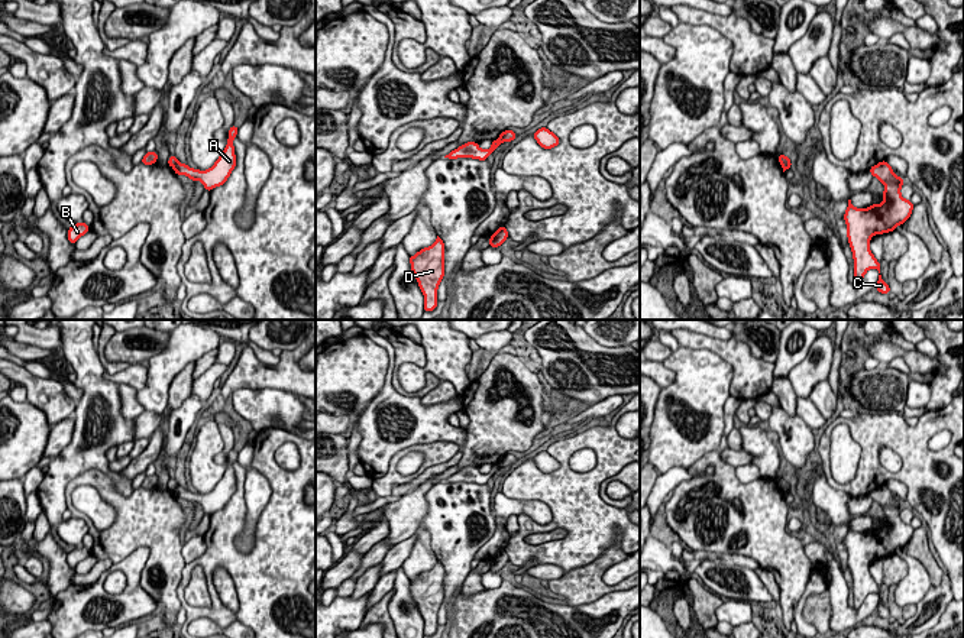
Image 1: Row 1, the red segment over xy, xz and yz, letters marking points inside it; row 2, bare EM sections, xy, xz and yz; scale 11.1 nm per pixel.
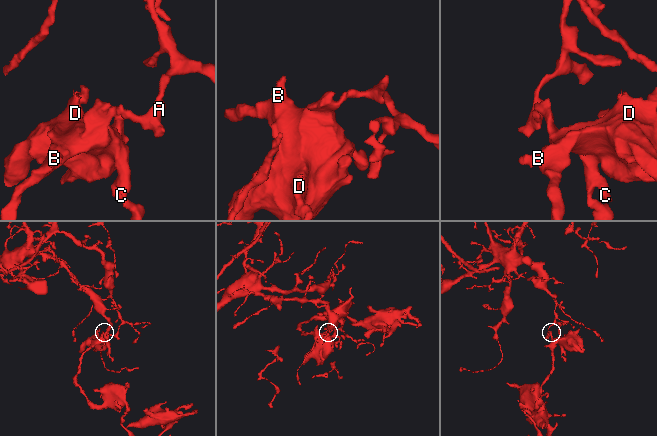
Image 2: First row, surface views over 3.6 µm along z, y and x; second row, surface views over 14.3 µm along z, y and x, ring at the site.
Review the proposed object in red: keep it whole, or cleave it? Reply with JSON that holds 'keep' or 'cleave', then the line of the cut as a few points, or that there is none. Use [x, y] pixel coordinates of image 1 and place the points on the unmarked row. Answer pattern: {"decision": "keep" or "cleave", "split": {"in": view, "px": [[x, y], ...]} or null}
{"decision": "cleave", "split": {"in": "xz", "px": [[497, 463], [500, 468]]}}

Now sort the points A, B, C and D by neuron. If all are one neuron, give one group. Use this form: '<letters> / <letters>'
A / B C D

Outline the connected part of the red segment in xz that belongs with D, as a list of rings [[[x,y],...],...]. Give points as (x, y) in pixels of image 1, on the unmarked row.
[[[437,560],[436,566],[423,571],[414,580],[410,580],[411,595],[424,619],[424,635],[433,635],[437,631],[437,613],[444,600],[444,567]]]

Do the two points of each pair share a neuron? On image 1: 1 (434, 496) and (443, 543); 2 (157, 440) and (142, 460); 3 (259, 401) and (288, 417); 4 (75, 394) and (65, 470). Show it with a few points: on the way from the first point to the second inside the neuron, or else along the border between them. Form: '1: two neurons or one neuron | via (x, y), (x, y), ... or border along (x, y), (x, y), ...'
1: one neuron | via (440, 508), (443, 511), (443, 531)
2: one neuron | via (155, 444), (146, 456)
3: one neuron | via (267, 405), (277, 405), (281, 410)
4: two neurons | border along (73, 384), (81, 391), (81, 398), (77, 402)

